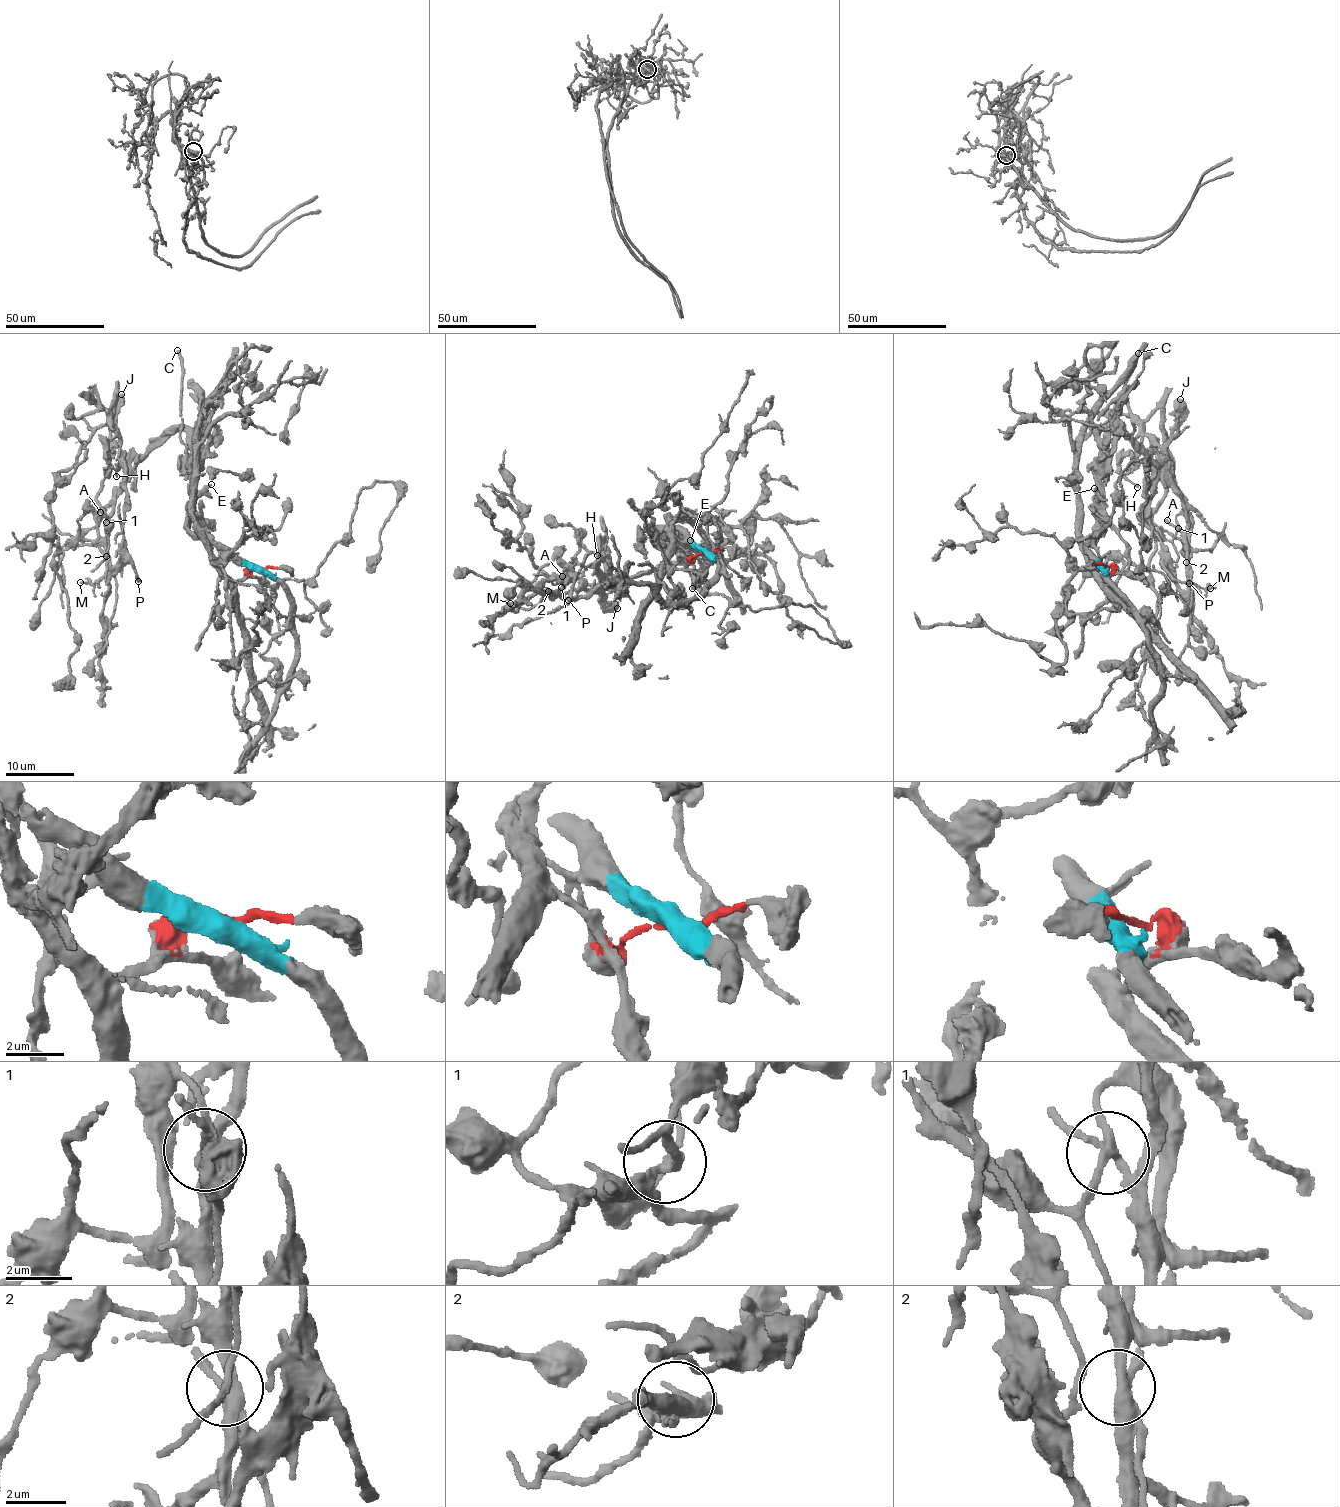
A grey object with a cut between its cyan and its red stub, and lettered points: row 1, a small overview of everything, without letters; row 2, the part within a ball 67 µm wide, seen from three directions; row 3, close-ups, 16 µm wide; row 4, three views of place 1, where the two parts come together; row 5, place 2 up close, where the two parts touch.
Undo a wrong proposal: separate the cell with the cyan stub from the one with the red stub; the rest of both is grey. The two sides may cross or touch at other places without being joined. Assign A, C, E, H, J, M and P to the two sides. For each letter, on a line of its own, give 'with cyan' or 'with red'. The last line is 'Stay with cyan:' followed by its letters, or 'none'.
A: with cyan
C: with cyan
E: with cyan
H: with cyan
J: with cyan
M: with cyan
P: with cyan
Stay with cyan: A, C, E, H, J, M, P

